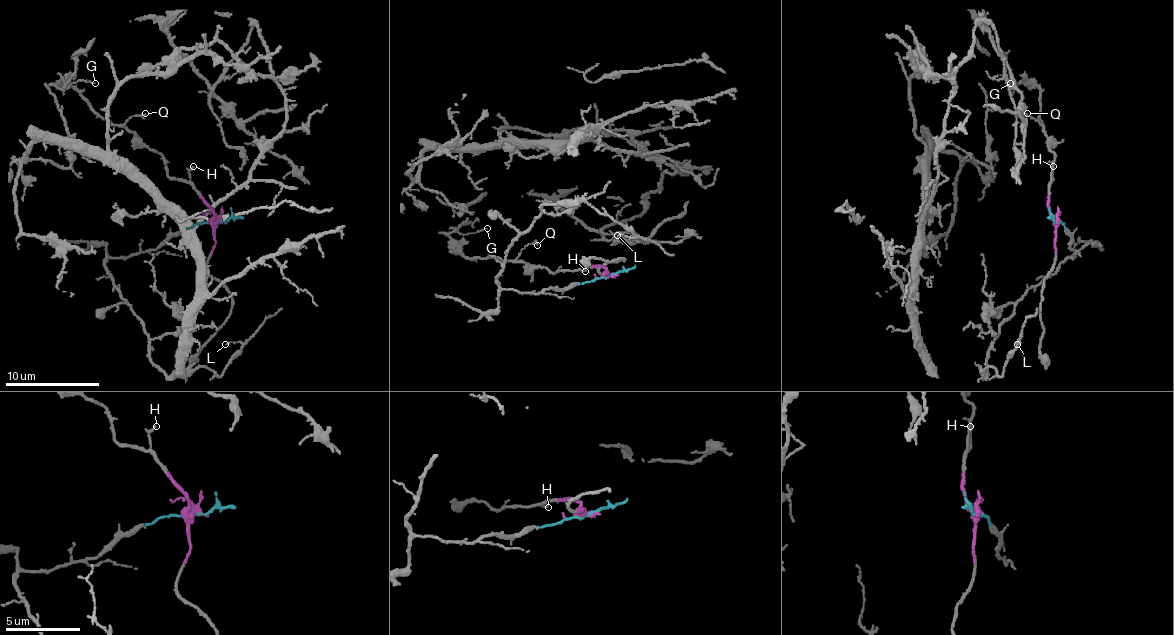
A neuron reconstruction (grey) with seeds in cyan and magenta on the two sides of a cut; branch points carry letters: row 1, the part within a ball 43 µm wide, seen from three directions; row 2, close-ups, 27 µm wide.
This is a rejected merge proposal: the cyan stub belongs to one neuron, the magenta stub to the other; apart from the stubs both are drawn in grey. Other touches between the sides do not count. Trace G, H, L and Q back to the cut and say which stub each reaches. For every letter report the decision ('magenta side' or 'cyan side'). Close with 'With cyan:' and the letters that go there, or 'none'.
G: magenta side
H: magenta side
L: cyan side
Q: magenta side
With cyan: L

